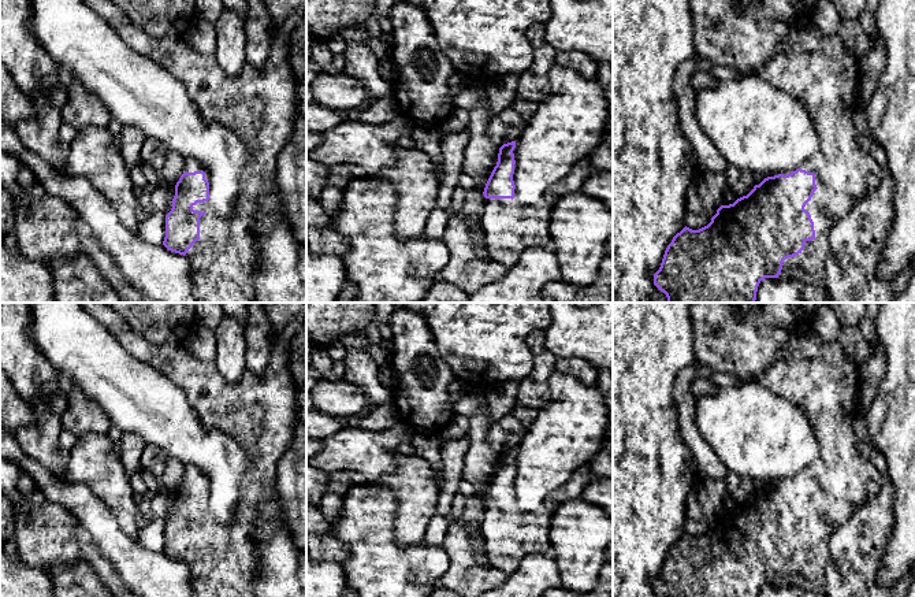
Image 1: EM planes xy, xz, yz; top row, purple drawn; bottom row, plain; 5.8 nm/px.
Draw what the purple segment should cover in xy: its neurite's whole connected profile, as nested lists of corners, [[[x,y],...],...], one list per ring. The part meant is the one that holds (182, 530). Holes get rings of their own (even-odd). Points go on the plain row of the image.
[[[105,303],[81,304],[114,334],[130,355],[152,366],[179,386],[207,429],[224,431],[246,452],[248,470],[242,481],[239,504],[227,524],[220,523],[209,508],[209,489],[205,486],[202,472],[197,467],[186,467],[183,481],[175,492],[172,515],[165,522],[163,552],[189,567],[194,597],[256,597],[253,587],[257,572],[257,553],[253,550],[256,513],[263,498],[275,490],[278,463],[297,424],[295,385],[289,371],[289,342],[300,323],[291,322],[278,337],[272,335],[271,357],[263,372],[253,374],[245,370],[239,381],[226,382],[215,363],[196,359],[183,345],[149,342],[134,333]]]

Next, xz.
[[[516,448],[499,455],[496,472],[483,498],[486,508],[481,520],[486,557],[507,575],[518,568],[525,556],[551,553],[548,530],[555,508],[581,497],[594,477],[589,464],[584,464],[538,511],[528,513],[514,505],[514,455]]]

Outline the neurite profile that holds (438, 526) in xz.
[[[435,513],[427,527],[424,542],[427,542],[428,545],[442,546],[447,529],[447,519]]]

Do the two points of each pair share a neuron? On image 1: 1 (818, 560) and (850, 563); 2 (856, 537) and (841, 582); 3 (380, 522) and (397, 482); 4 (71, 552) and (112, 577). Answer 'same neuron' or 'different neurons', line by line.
1: different neurons
2: same neuron
3: different neurons
4: different neurons

